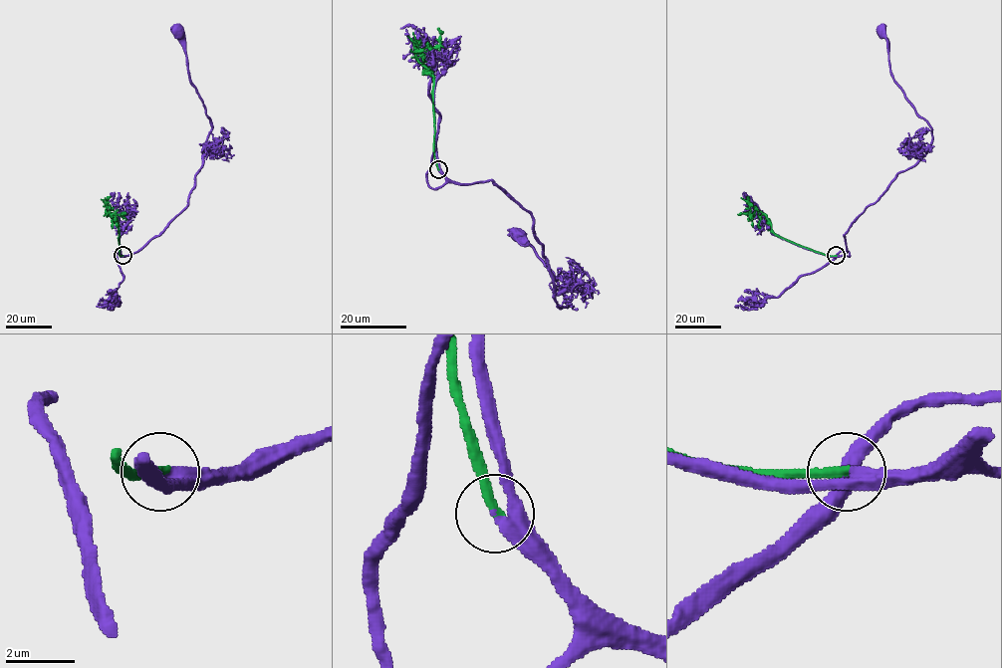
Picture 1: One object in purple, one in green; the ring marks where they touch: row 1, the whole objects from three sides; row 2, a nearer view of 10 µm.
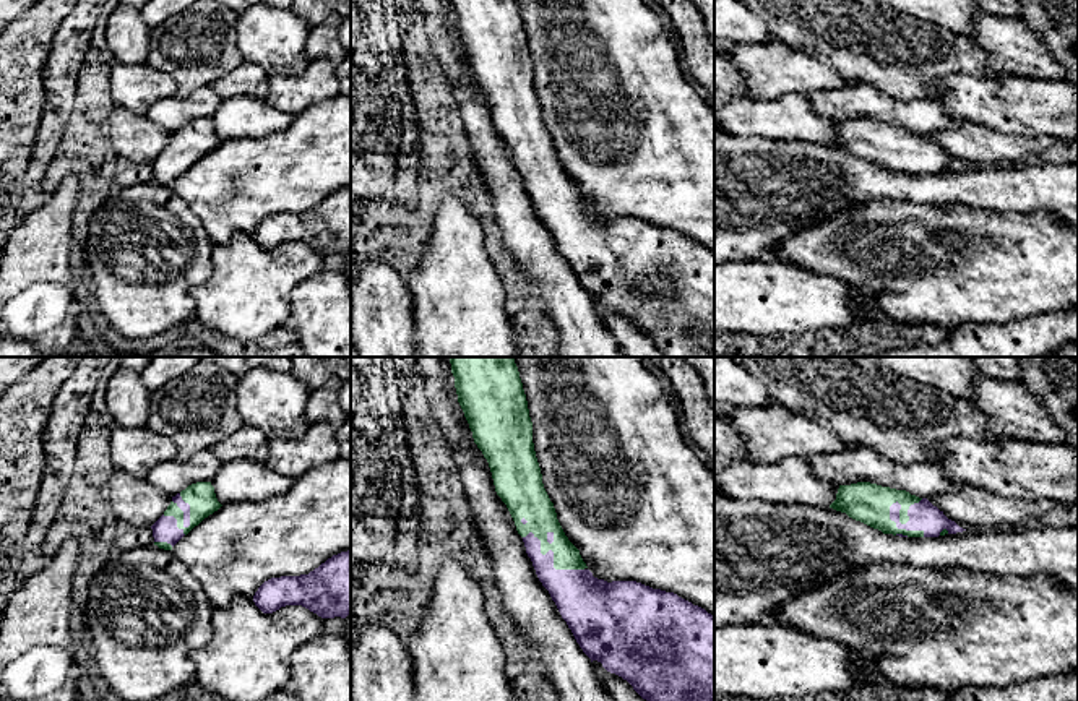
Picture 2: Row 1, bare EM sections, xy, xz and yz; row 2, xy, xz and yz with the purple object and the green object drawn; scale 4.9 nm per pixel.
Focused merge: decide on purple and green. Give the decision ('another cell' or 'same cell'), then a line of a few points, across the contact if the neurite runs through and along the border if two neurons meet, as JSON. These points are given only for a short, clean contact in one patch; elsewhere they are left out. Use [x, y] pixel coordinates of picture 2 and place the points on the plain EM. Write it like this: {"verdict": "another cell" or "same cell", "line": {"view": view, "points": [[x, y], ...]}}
{"verdict": "same cell"}

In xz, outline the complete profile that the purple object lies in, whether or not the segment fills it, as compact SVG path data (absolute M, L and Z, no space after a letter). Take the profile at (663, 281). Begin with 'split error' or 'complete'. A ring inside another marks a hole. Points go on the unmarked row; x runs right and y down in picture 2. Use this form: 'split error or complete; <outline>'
split error; M451 0L458 39L536 211L583 289L627 316L664 357L714 357L714 253L674 229L597 216L565 172L544 120L516 0Z

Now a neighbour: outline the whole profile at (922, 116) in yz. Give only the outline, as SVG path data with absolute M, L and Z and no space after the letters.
M856 83L808 94L810 107L834 122L870 118L906 127L919 135L963 127L966 120L951 117L938 99L899 99L873 86Z

